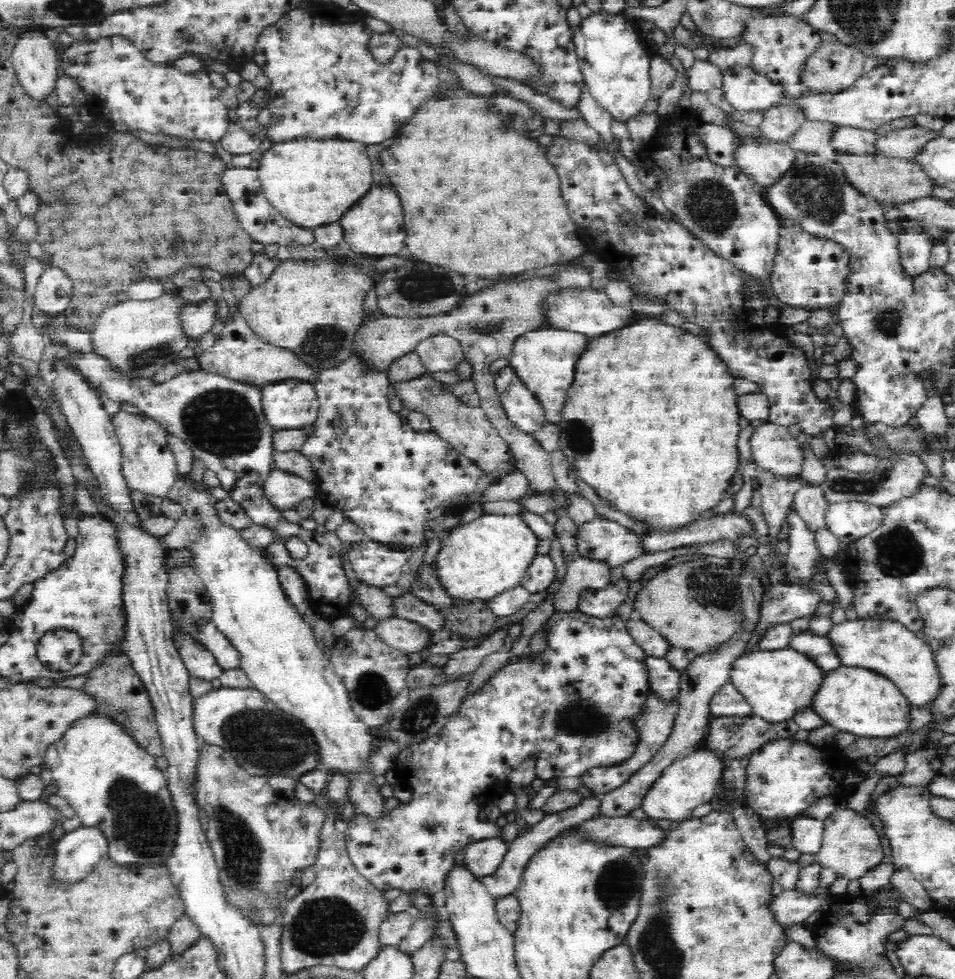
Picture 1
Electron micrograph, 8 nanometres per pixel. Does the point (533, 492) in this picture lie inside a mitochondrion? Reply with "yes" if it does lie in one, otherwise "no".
no

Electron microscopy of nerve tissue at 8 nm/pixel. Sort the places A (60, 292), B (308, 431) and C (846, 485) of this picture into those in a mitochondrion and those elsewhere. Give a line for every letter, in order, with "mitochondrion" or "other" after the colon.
A: mitochondrion
B: other
C: mitochondrion

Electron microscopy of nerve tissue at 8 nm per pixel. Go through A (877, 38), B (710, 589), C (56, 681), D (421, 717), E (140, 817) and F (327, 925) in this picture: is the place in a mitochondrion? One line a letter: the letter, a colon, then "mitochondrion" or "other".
A: mitochondrion
B: mitochondrion
C: other
D: mitochondrion
E: mitochondrion
F: mitochondrion

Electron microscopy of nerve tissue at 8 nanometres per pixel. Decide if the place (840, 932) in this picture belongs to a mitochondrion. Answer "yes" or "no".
no

